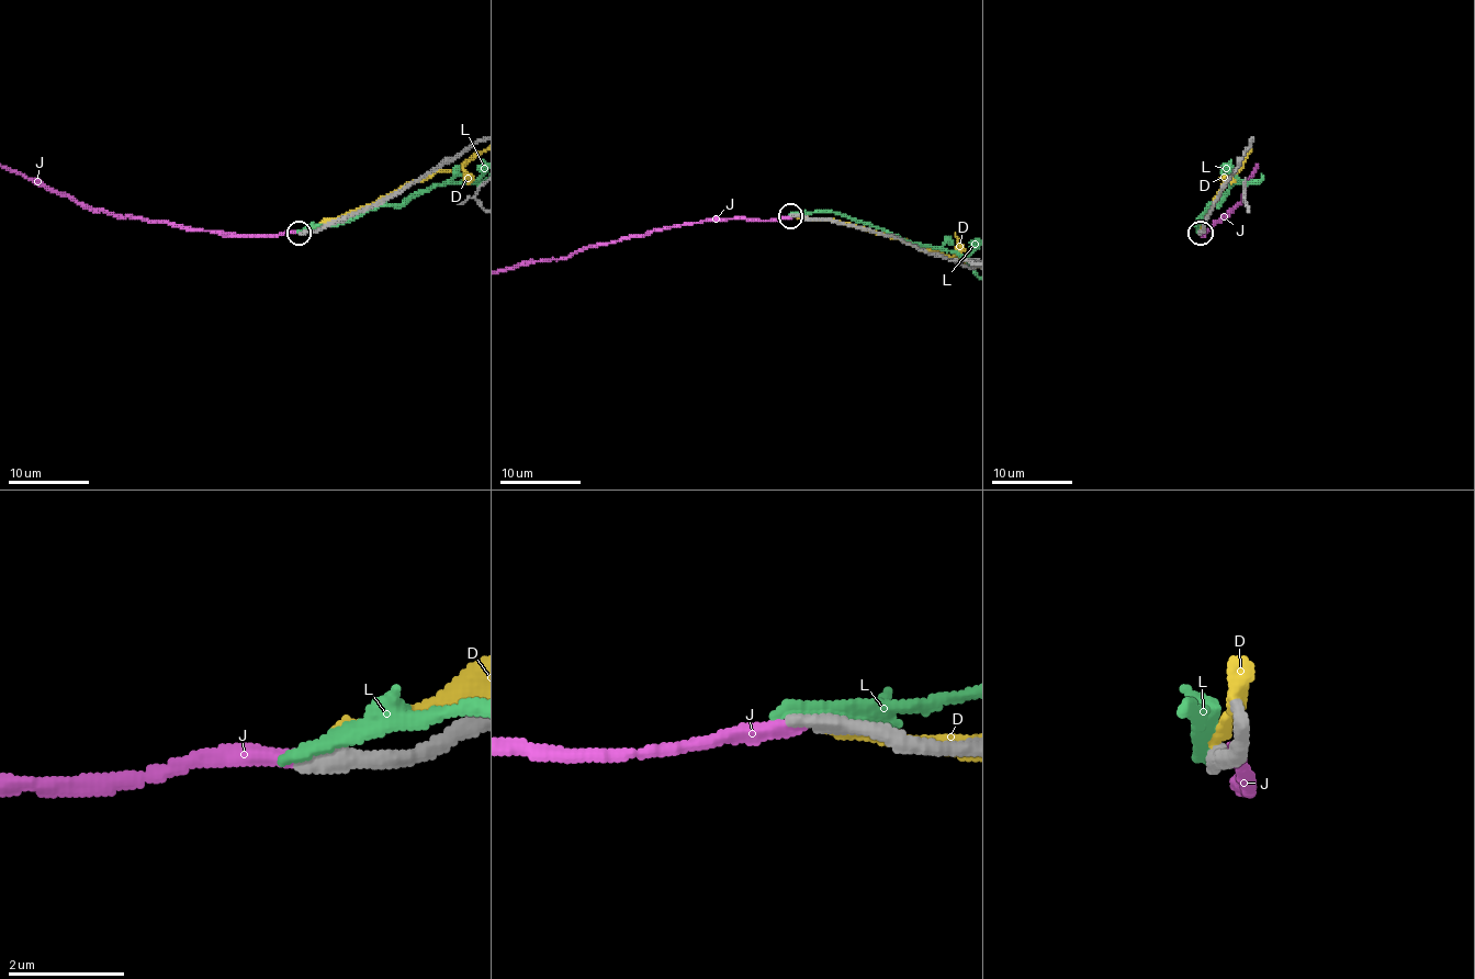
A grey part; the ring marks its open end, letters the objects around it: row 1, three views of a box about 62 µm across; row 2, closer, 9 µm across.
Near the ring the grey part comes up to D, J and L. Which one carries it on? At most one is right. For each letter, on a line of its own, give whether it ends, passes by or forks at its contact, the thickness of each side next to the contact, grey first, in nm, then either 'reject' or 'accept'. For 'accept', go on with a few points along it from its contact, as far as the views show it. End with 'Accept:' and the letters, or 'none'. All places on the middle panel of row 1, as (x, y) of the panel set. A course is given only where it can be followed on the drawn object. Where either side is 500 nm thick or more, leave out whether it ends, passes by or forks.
D: it ends there; 340 nm thick on the grey side, 280 nm on the other; reject
J: it ends there; 280 nm thick on the grey side, 240 nm on the other; accept
L: it ends there; 300 nm thick on the grey side, 320 nm on the other; reject
Accept: J

